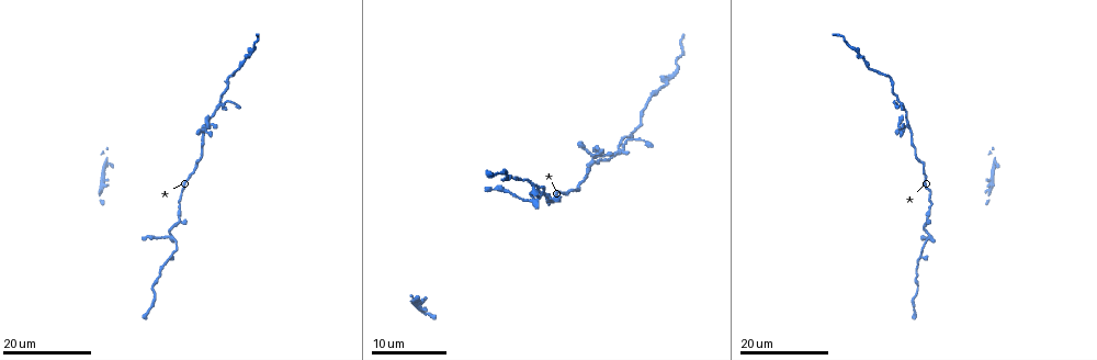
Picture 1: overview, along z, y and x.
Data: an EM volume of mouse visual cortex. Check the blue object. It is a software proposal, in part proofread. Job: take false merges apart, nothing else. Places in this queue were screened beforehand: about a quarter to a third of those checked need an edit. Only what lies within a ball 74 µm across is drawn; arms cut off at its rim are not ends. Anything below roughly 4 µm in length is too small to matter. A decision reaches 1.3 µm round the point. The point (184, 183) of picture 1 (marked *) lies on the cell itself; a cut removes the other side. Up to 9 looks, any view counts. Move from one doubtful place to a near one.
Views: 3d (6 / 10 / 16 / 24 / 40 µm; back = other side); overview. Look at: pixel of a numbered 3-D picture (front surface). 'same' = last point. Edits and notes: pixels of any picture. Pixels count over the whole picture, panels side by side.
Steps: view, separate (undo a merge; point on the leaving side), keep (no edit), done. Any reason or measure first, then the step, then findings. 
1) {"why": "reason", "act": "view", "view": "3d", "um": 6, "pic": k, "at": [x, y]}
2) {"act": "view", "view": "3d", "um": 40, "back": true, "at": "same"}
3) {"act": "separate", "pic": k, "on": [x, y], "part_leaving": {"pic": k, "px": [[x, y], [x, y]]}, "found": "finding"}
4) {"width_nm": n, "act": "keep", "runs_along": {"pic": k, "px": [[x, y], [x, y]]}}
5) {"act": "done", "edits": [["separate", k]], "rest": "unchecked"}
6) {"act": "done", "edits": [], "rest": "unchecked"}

{"why": "three-way junction", "act": "view", "view": "3d", "um": 24, "pic": 1, "at": [181, 220]}

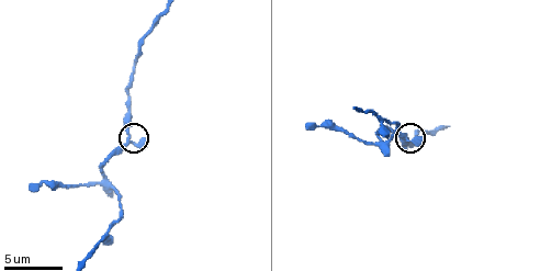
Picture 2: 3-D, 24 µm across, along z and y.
{"why": "zoom in", "act": "view", "view": "3d", "um": 6, "pic": 2, "at": [130, 136]}

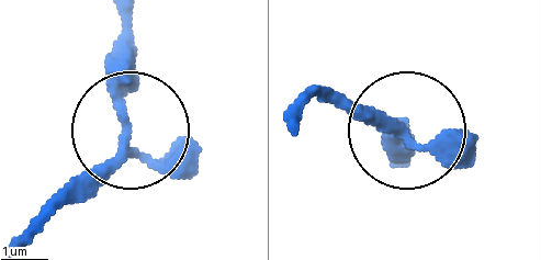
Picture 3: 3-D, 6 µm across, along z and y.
{"width_nm": 210, "act": "keep", "found": "all the same cell"}

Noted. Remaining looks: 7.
{"why": "four or more arms meet", "act": "view", "view": "3d", "um": 16, "pic": 2, "at": [99, 185]}

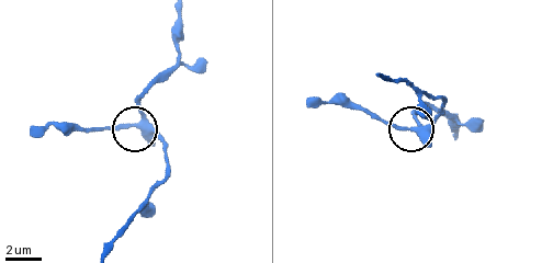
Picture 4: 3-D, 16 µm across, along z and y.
{"arms": 4, "act": "keep", "runs_along": {"pic": 4, "px": [[180, 10], [178, 58], [139, 107], [138, 127], [165, 146]]}, "found": "continuous, no second cell"}

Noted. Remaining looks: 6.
{"why": "looks like a crossing", "act": "view", "view": "3d", "um": 24, "pic": 1, "at": [593, 160]}

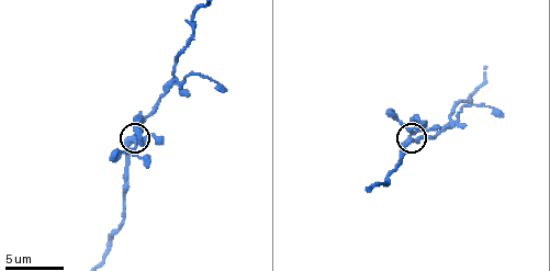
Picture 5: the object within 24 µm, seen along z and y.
{"act": "view", "view": "3d", "um": 10, "pic": 5, "at": [409, 135]}

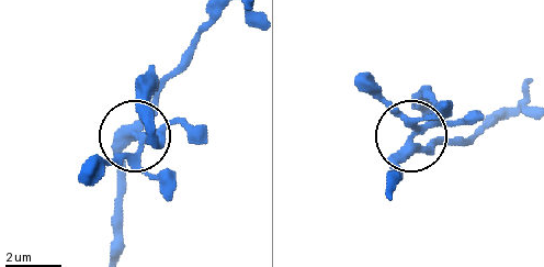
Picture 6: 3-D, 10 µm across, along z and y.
{"act": "view", "view": "3d", "um": 10, "back": true, "pic": 6, "at": [135, 132]}

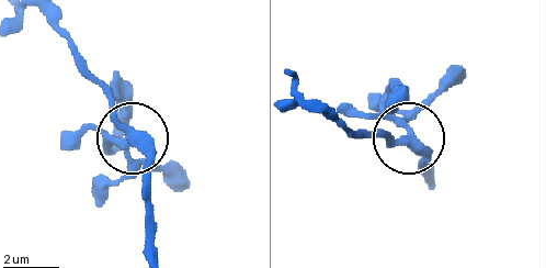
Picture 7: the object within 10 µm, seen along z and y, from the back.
{"act": "keep", "found": "continuous, no second cell"}

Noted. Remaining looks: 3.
{"why": "two arms at a narrow angle", "act": "view", "view": "3d", "um": 10, "pic": 5, "at": [469, 101]}

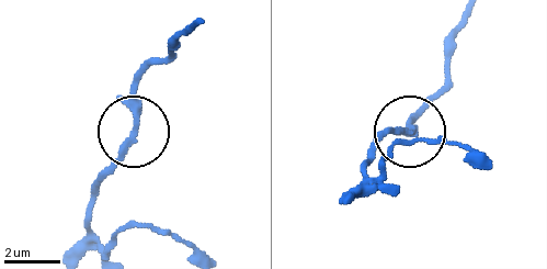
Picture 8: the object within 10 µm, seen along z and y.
{"arms": 3, "act": "keep", "runs_along": {"pic": 8, "px": [[340, 201], [363, 180], [373, 152], [416, 116]]}, "found": "one cell here"}

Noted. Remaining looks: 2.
{"act": "done", "edits": [], "rest": "unchecked"}

